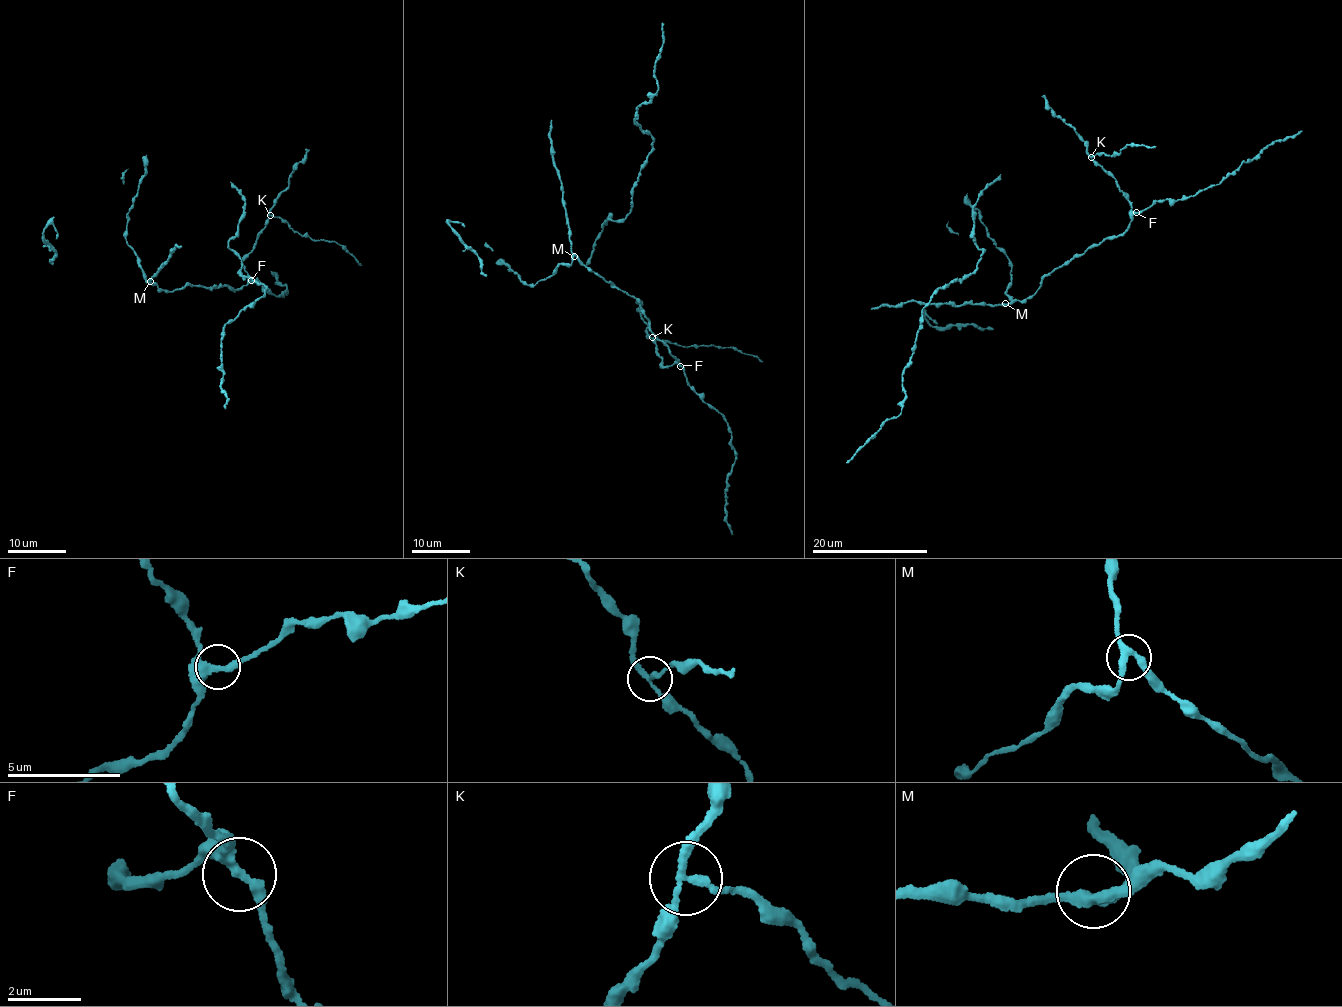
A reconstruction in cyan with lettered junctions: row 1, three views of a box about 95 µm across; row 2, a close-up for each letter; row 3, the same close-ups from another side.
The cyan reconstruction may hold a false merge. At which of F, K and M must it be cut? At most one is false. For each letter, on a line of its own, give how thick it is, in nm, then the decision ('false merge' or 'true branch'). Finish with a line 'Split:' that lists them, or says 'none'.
F: calibre 320 nm; true branch
K: calibre 190 nm; false merge
M: calibre 280 nm; true branch
Split: K

